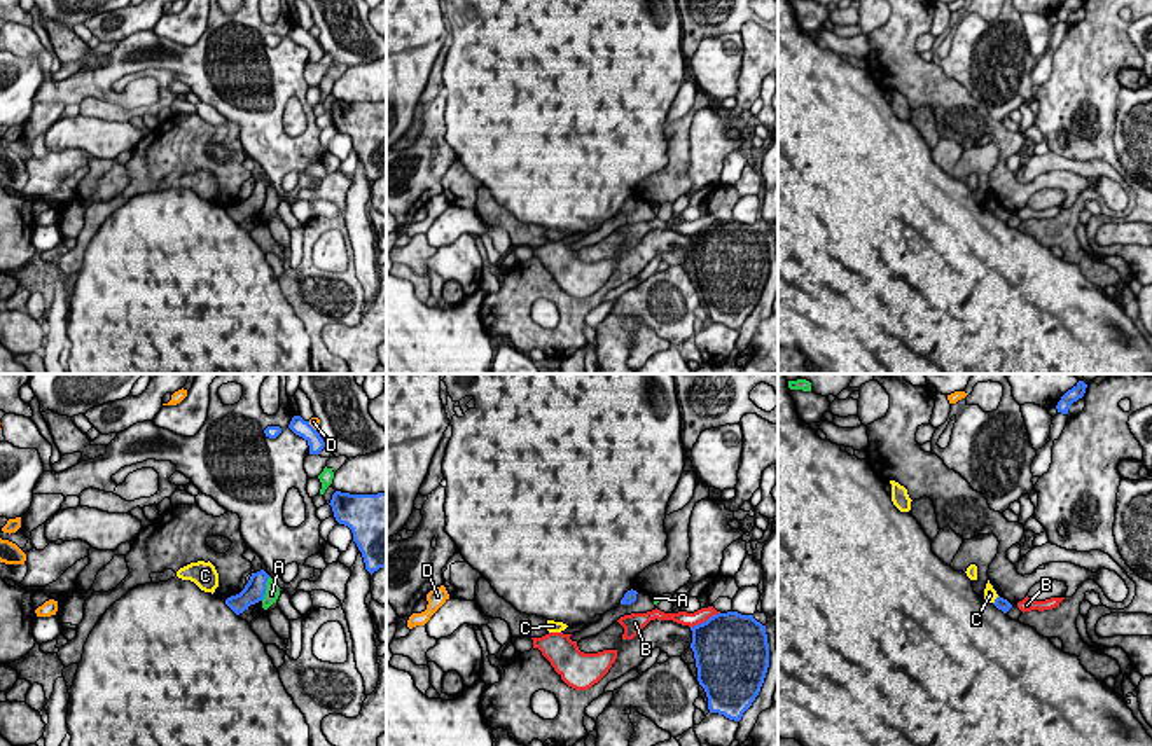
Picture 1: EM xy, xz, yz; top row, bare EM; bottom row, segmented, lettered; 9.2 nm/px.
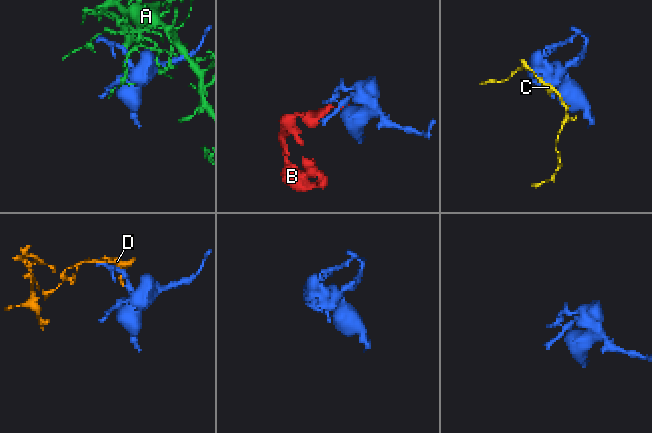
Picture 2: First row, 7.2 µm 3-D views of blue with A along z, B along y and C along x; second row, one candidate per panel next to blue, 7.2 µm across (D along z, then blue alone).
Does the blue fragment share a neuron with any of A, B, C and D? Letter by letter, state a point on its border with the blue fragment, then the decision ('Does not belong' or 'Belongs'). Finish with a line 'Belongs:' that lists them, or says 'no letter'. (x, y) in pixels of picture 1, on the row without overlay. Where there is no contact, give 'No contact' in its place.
A: Touches blue at xy (264, 198). Does not belong
B: Touches blue at xz (707, 229). Does not belong
C: Touches blue at yz (995, 208). Does not belong
D: Touches blue at xy (312, 35). Does not belong
Belongs: no letter

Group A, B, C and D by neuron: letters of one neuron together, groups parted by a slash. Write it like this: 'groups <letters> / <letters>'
groups A D / B / C

